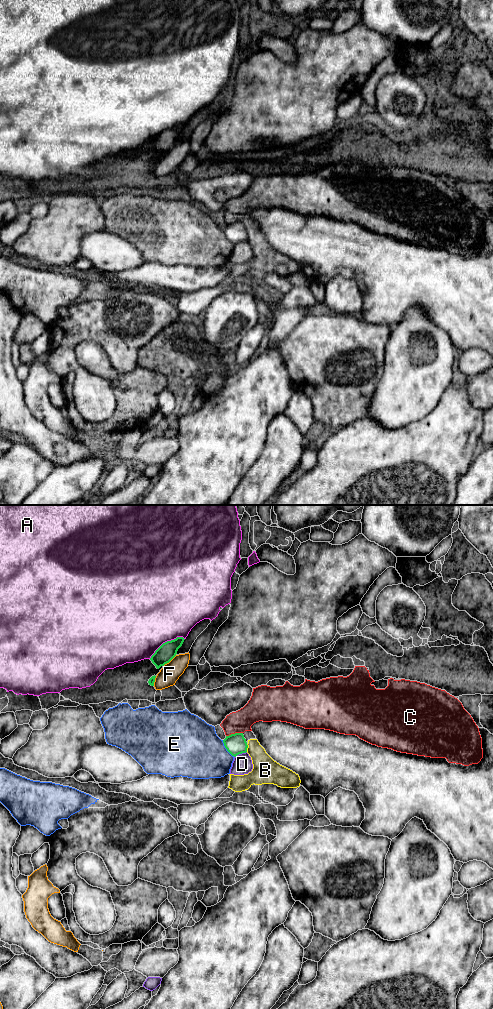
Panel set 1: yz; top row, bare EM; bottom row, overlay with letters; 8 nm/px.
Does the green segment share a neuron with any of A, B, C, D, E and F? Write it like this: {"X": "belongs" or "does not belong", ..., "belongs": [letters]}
{"A": "does not belong", "B": "does not belong", "C": "does not belong", "D": "does not belong", "E": "does not belong", "F": "does not belong", "belongs": []}

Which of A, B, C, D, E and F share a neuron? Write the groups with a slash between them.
A / B C / D / E / F

